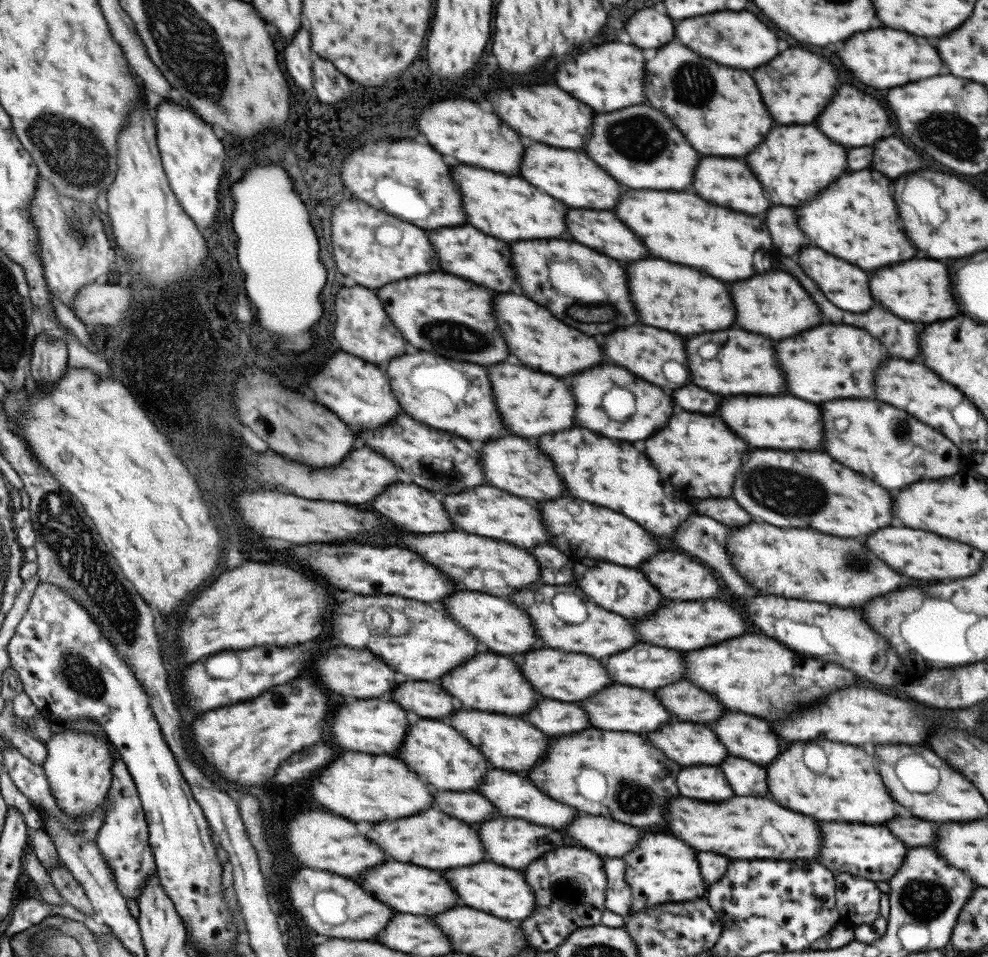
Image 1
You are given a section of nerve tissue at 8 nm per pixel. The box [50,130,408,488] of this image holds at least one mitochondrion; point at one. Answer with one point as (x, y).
(76, 229)

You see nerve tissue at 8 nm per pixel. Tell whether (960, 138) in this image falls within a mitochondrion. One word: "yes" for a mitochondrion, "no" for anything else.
yes

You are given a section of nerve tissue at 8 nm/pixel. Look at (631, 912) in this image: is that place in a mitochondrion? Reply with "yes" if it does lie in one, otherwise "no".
no

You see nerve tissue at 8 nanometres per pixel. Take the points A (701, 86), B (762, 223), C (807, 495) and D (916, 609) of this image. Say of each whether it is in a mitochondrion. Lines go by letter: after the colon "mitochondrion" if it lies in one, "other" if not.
A: mitochondrion
B: other
C: mitochondrion
D: other

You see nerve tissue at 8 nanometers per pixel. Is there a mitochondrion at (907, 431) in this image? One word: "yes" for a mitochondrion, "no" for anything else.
yes

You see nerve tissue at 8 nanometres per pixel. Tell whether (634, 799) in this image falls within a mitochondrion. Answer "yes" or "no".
yes

